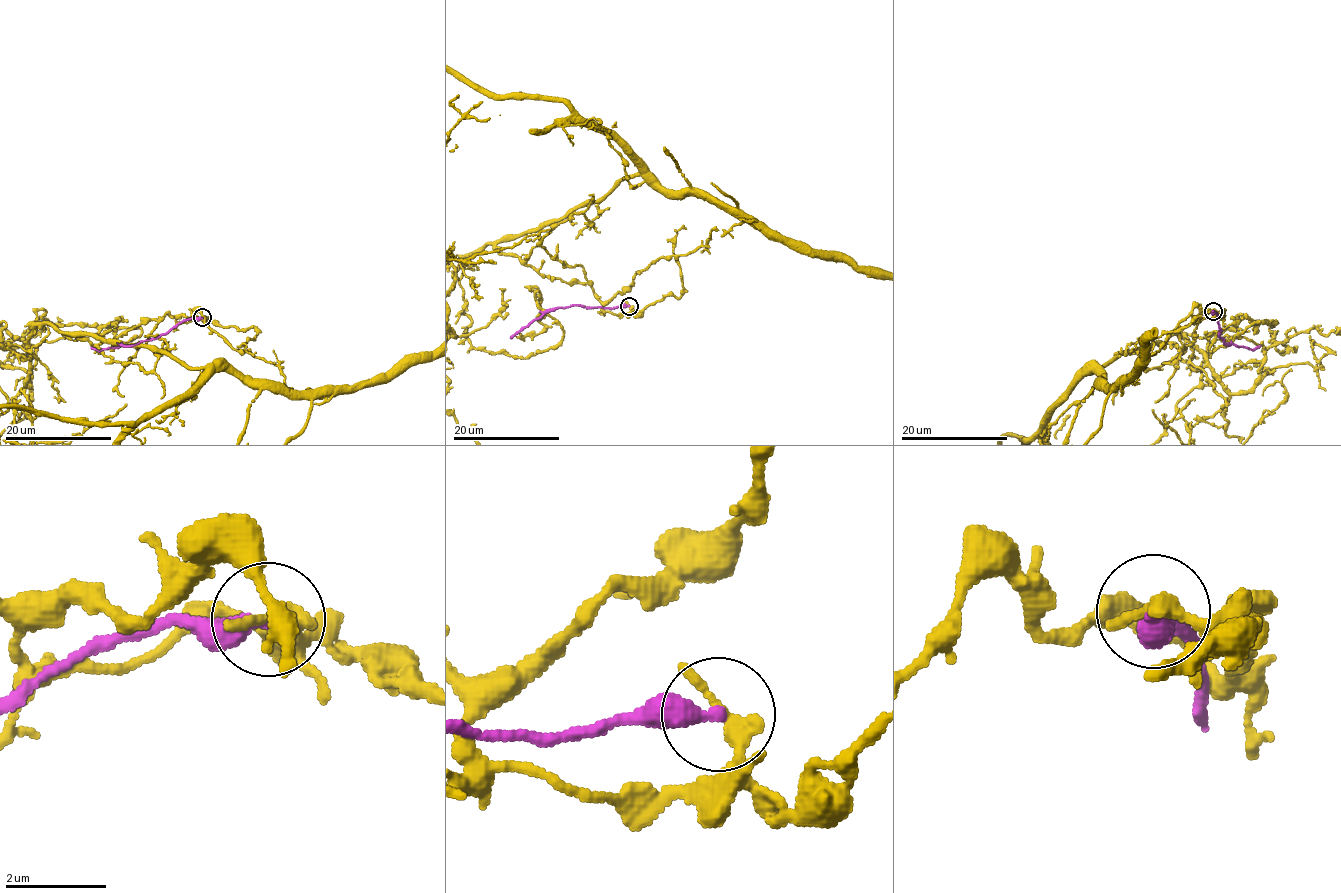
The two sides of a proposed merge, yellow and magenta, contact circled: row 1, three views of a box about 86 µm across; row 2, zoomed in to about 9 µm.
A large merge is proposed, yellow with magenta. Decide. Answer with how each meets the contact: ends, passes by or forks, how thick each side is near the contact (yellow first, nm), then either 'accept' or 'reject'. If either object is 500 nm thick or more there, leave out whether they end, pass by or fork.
yellow ends | magenta ends | 400/360 nm | reject

